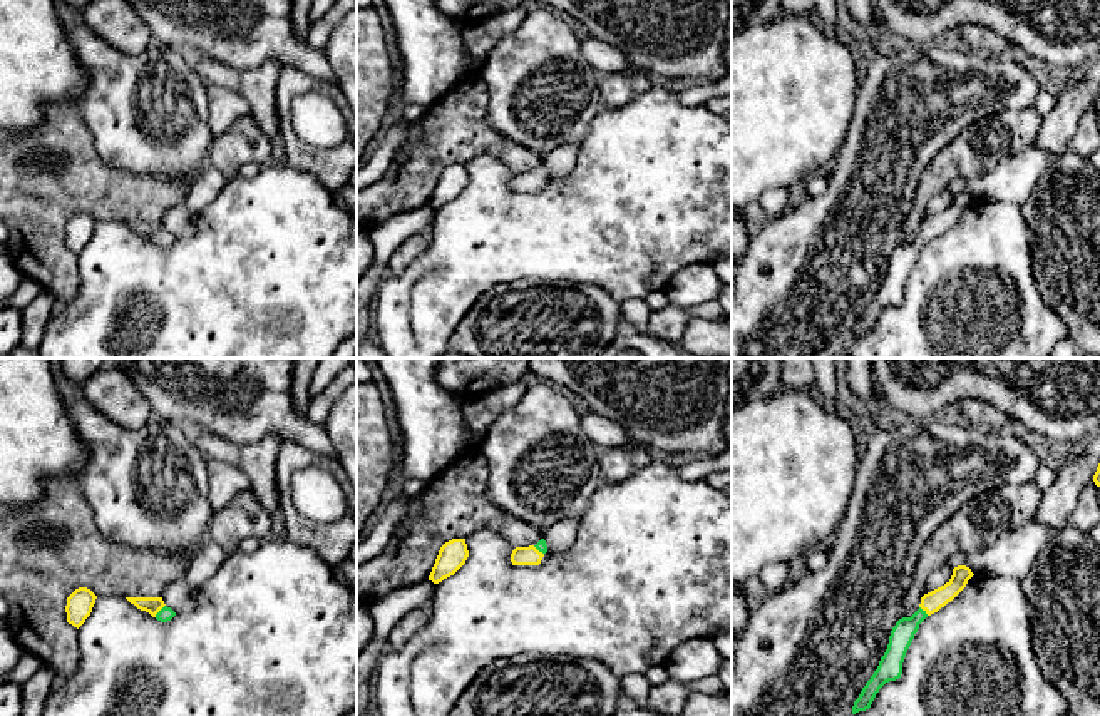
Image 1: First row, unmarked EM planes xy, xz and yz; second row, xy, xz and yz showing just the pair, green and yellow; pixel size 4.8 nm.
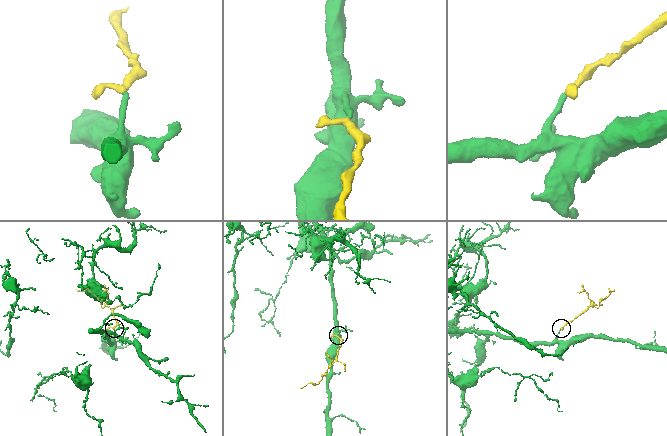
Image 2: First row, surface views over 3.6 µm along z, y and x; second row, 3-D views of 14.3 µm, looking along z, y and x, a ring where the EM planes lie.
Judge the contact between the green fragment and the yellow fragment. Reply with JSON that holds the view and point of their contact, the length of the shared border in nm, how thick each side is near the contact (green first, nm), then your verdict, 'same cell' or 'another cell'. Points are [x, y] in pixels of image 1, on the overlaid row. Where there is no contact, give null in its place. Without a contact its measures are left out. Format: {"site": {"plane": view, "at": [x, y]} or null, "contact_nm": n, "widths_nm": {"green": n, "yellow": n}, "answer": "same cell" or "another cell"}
{"site": {"plane": "xy", "at": [159, 611]}, "contact_nm": 80, "widths_nm": {"green": 70, "yellow": 80}, "answer": "same cell"}

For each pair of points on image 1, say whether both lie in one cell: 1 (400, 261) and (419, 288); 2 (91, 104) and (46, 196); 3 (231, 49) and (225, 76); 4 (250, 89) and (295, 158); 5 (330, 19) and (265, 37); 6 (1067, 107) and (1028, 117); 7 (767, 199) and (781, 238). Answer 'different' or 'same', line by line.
1: different
2: different
3: different
4: different
5: different
6: different
7: different

